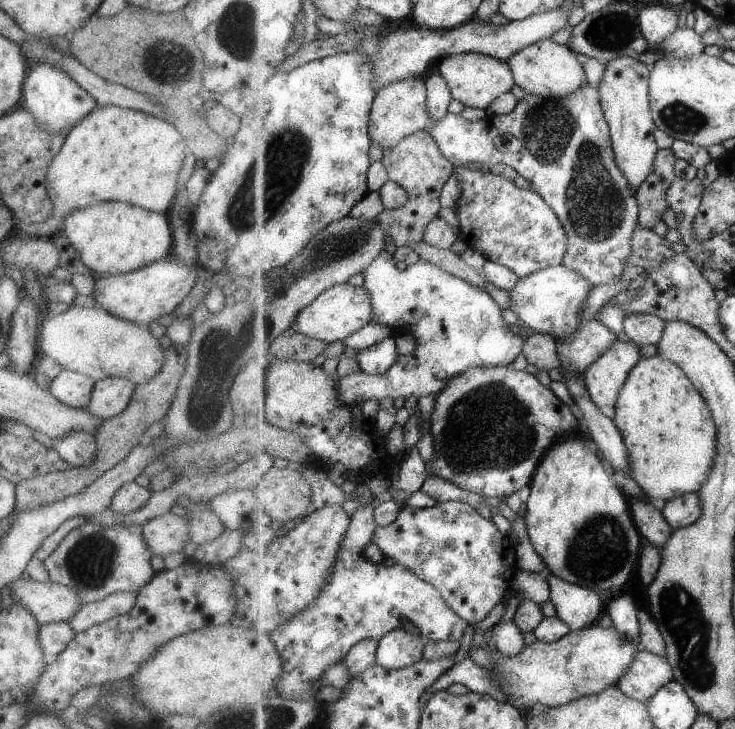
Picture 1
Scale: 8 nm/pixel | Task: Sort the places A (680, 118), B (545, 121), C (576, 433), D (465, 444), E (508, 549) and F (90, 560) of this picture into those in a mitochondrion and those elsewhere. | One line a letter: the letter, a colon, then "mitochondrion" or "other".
A: mitochondrion
B: mitochondrion
C: other
D: mitochondrion
E: other
F: mitochondrion

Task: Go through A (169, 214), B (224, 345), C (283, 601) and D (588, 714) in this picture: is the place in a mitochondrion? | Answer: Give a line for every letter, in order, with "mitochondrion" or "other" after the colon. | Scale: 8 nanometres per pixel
A: other
B: mitochondrion
C: mitochondrion
D: other

